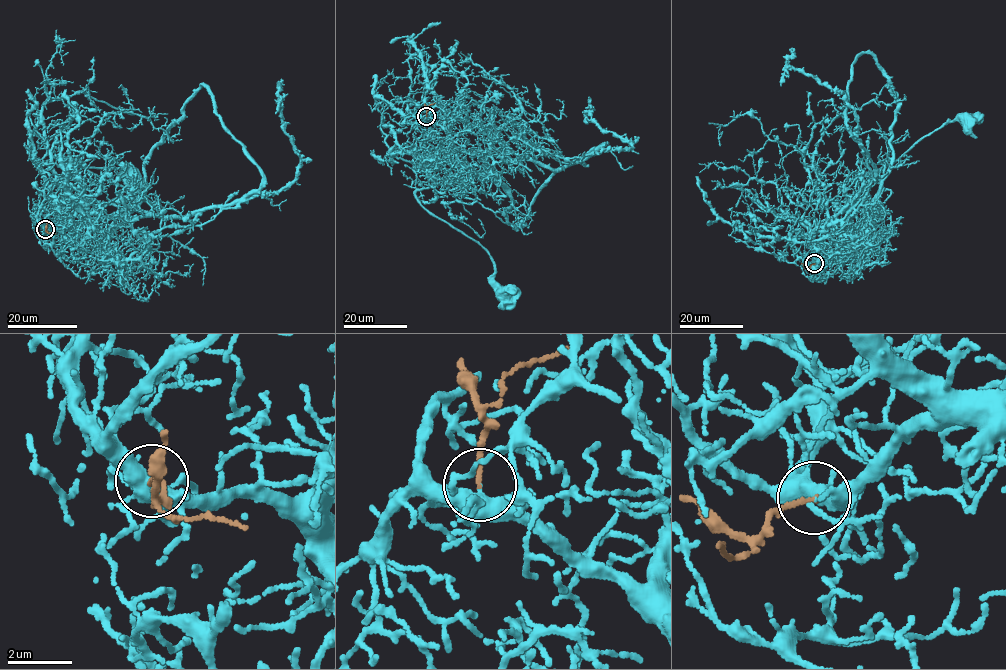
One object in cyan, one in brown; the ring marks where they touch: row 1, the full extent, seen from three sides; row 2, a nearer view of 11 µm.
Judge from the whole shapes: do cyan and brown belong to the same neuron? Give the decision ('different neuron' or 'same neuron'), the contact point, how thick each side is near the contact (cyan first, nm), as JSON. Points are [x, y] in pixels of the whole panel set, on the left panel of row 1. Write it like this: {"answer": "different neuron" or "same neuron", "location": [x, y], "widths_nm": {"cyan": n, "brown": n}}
{"answer": "same neuron", "location": [45, 229], "widths_nm": {"cyan": 360, "brown": 150}}

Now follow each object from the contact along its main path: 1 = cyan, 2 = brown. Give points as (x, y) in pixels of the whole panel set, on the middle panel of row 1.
1: (426, 116), (492, 196), (453, 182), (420, 188), (416, 198), (481, 244), (497, 293), (504, 294)
2: (426, 116), (427, 108), (435, 102)

